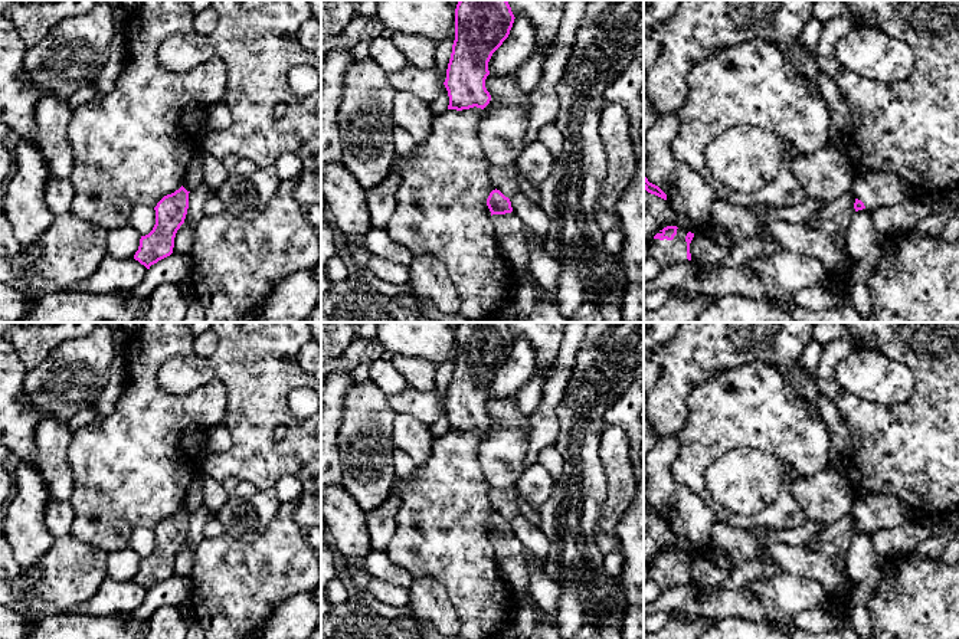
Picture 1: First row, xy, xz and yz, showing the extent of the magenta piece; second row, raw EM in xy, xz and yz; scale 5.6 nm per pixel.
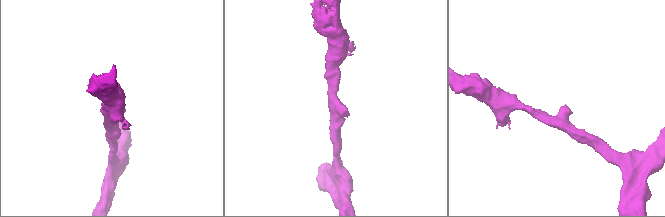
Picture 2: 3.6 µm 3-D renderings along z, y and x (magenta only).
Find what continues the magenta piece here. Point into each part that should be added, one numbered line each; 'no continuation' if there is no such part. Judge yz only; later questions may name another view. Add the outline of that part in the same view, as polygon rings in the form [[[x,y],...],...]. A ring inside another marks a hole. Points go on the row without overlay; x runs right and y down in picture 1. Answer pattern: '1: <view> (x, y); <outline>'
1: yz (876, 511); [[[891,494],[855,497],[850,514],[864,525],[868,534],[883,528],[894,528],[913,518],[909,507]]]
2: yz (665, 574); [[[677,551],[672,563],[651,561],[648,564],[648,579],[654,580],[661,589],[687,584],[687,558],[688,553]]]

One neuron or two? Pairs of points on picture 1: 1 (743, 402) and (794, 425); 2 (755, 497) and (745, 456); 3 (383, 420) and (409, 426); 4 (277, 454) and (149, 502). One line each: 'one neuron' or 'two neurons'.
1: one neuron
2: one neuron
3: two neurons
4: two neurons

